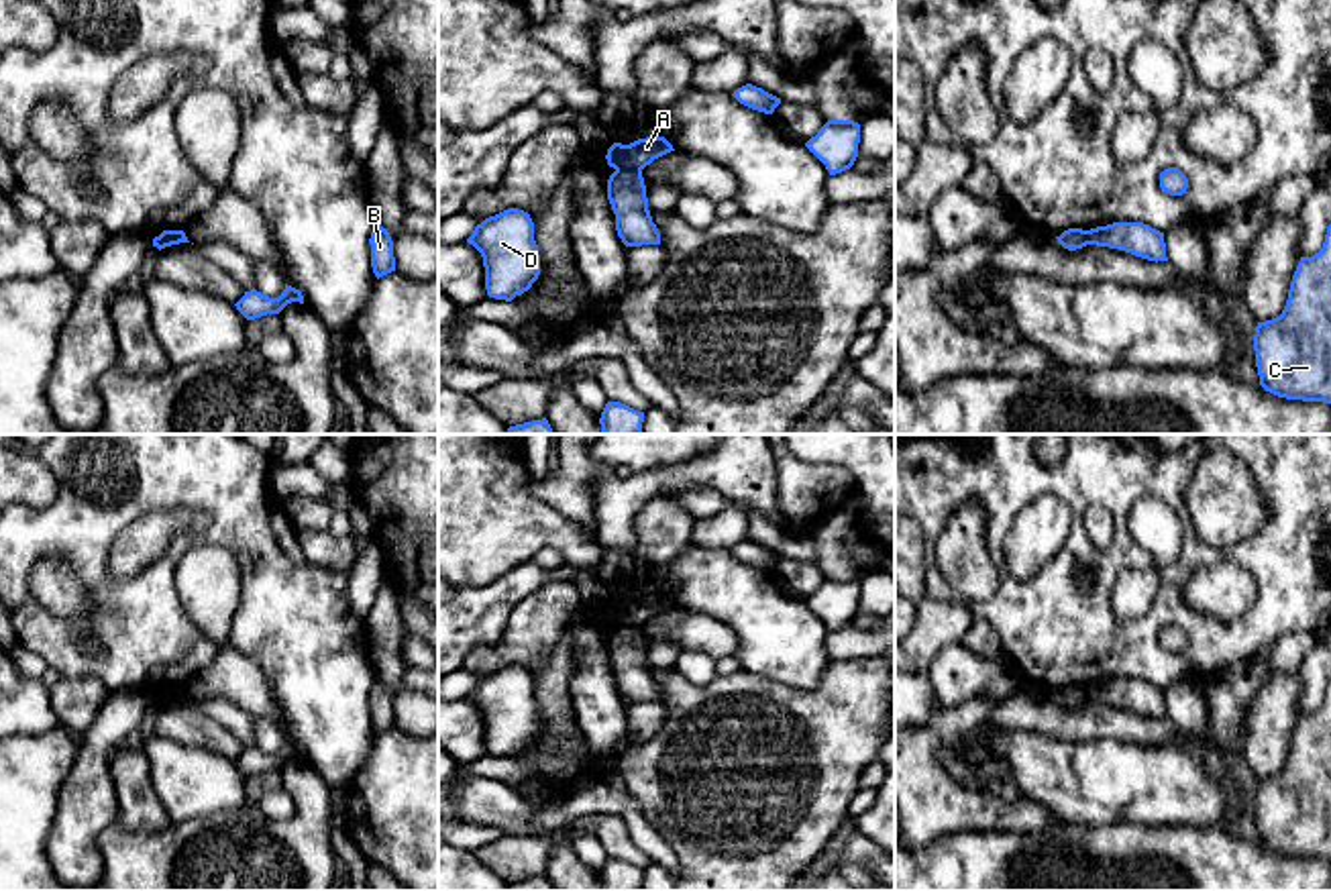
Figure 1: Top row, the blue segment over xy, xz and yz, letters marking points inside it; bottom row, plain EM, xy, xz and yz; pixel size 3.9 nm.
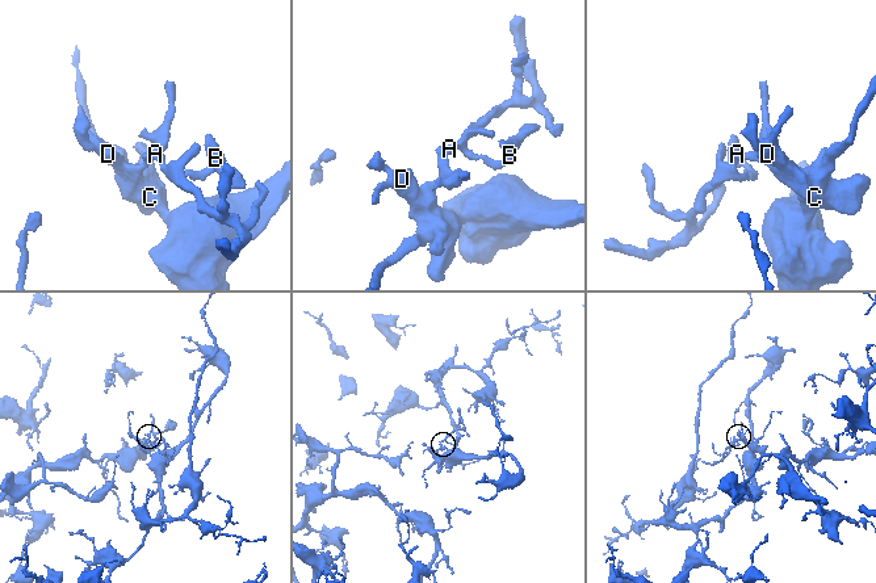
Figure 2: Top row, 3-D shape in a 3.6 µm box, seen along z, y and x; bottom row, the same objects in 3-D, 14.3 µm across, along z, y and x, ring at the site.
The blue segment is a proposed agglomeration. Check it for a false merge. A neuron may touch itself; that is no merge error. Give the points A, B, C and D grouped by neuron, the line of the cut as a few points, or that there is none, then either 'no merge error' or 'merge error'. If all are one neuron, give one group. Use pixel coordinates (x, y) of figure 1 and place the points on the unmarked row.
A B / C D | xz (616, 624), (641, 629) | merge error

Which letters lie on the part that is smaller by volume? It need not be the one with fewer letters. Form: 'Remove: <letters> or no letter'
Remove: A, B

